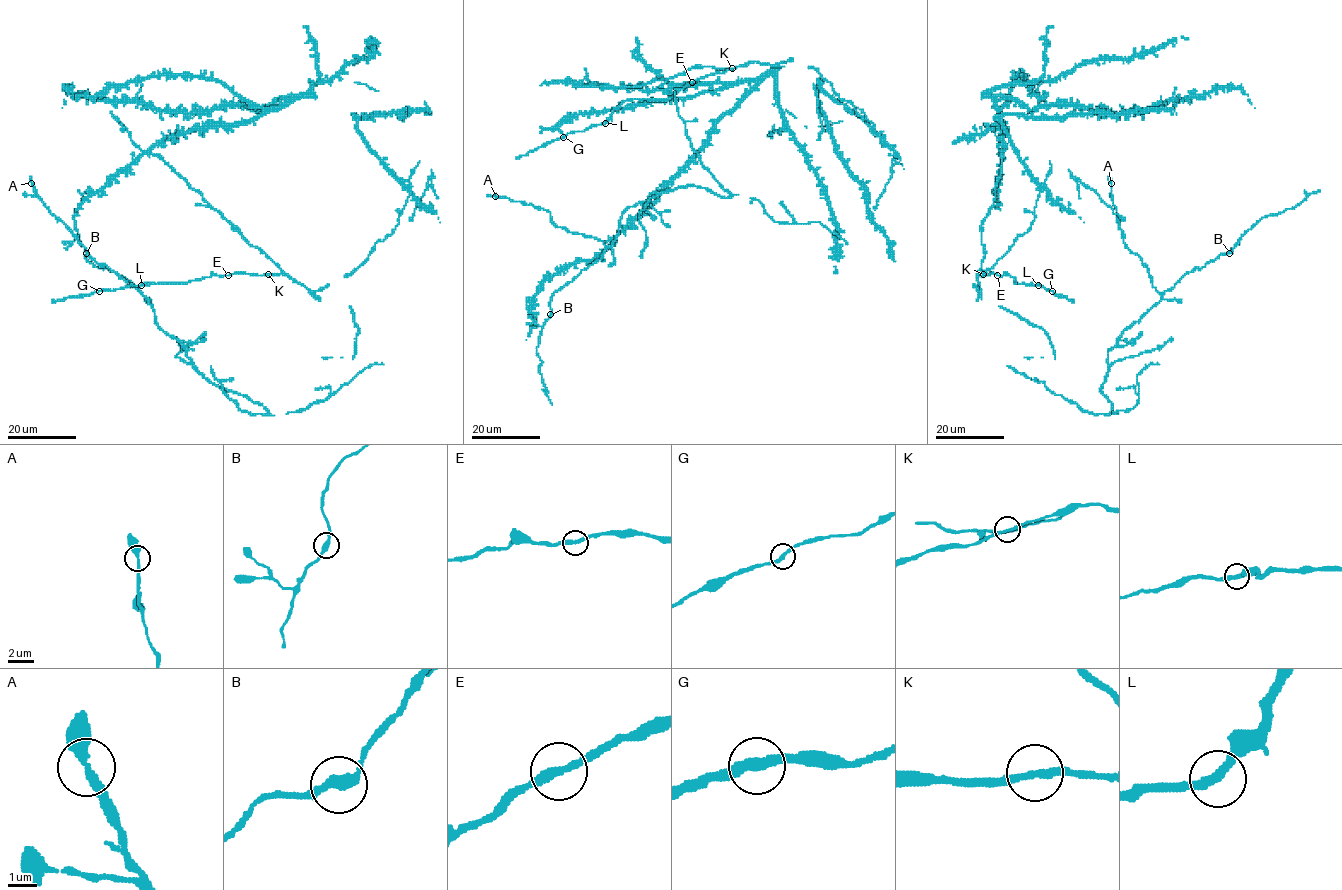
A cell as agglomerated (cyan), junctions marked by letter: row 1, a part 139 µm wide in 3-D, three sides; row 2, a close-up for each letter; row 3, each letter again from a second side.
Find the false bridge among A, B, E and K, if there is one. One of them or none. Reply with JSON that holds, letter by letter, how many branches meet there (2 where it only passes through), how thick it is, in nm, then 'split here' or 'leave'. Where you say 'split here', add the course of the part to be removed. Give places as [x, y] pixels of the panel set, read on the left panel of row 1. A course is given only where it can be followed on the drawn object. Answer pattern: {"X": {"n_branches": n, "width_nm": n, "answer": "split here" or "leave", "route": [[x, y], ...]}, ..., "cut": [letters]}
{"A": {"n_branches": 2, "width_nm": 320, "answer": "leave"}, "B": {"n_branches": 2, "width_nm": 340, "answer": "leave"}, "E": {"n_branches": 2, "width_nm": 280, "answer": "leave"}, "K": {"n_branches": 2, "width_nm": 240, "answer": "leave"}, "cut": []}

